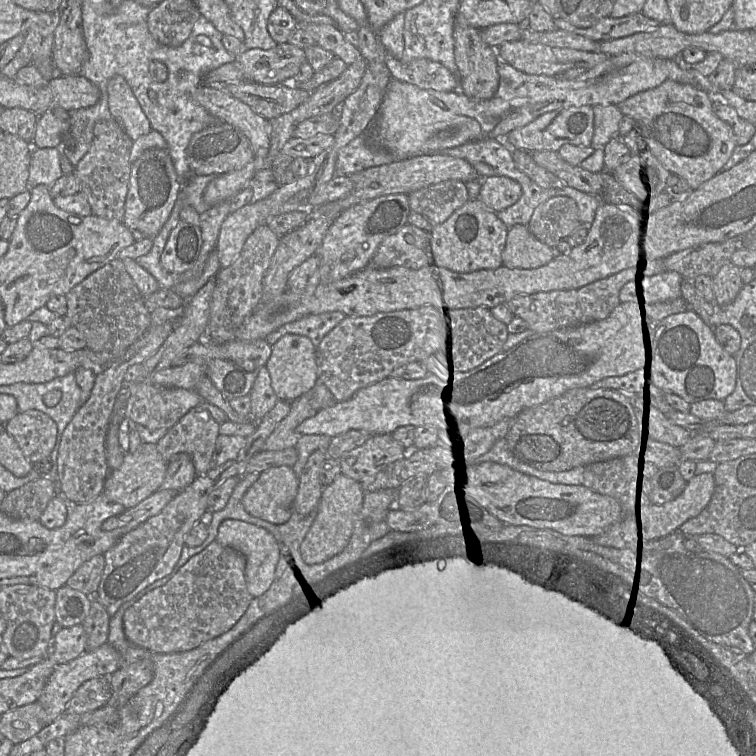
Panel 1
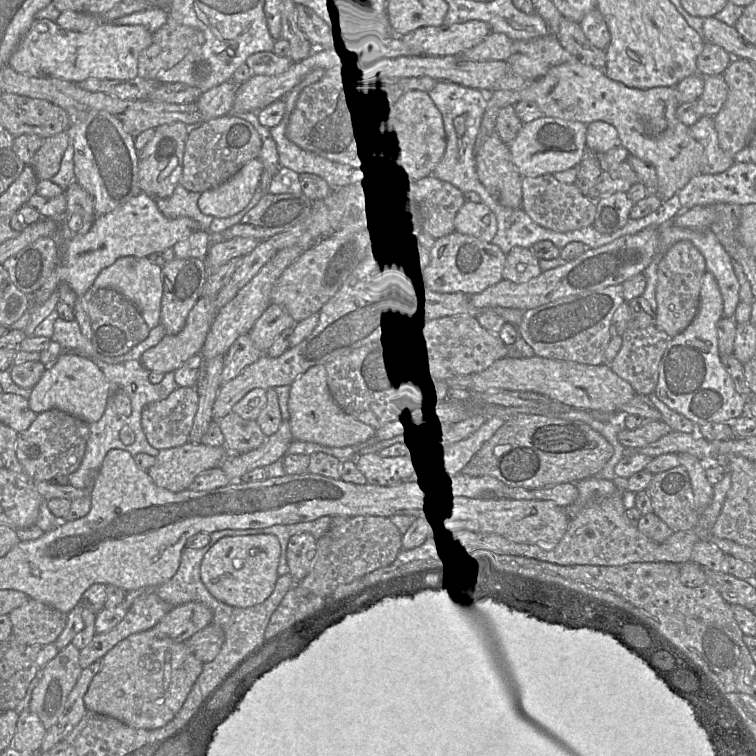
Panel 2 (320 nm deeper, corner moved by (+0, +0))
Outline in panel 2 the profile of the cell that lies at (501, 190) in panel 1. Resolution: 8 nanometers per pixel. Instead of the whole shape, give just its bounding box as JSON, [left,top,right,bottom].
[454,202,497,242]

